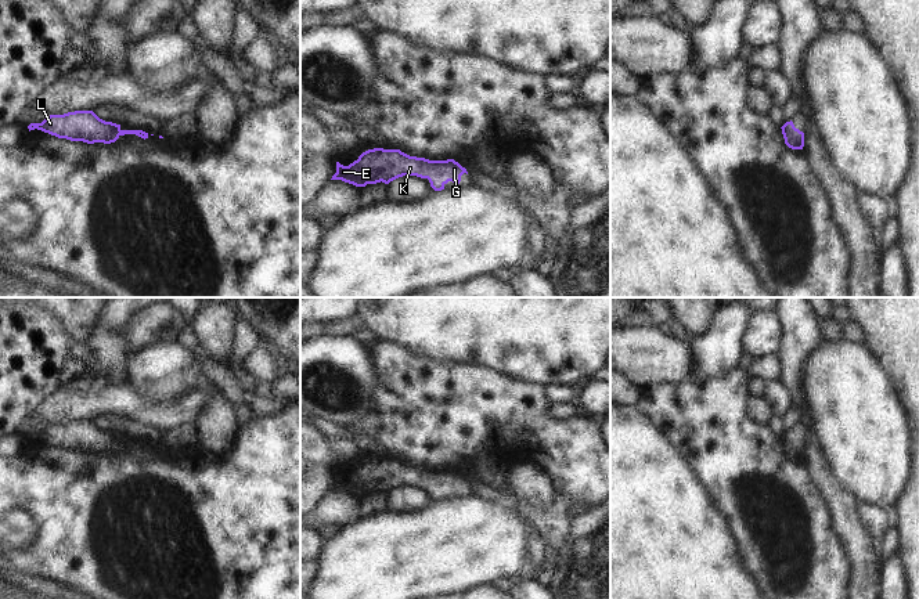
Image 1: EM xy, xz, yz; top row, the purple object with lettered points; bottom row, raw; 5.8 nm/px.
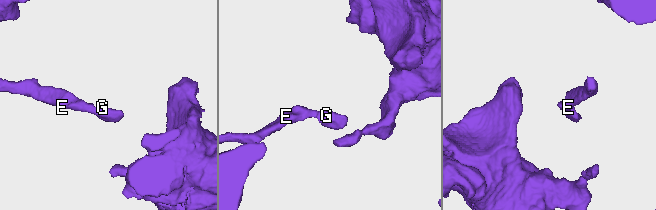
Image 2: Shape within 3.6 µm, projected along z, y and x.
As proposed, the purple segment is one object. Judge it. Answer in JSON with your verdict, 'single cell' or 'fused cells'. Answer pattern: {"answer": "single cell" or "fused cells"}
{"answer": "single cell"}

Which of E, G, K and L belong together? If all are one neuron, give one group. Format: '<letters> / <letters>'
E G K L

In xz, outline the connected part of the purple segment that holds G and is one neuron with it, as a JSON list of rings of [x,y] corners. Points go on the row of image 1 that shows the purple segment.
[[[374,148],[363,152],[349,166],[336,162],[336,173],[331,180],[365,187],[381,181],[389,184],[403,176],[417,176],[428,178],[435,191],[442,191],[448,181],[460,184],[464,173],[468,174],[466,169],[454,159],[429,160],[410,156],[400,149]]]

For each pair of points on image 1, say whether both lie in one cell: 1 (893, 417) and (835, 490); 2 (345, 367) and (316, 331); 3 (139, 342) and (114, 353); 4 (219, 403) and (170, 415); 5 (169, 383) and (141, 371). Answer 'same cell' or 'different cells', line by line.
1: different cells
2: different cells
3: different cells
4: different cells
5: same cell

